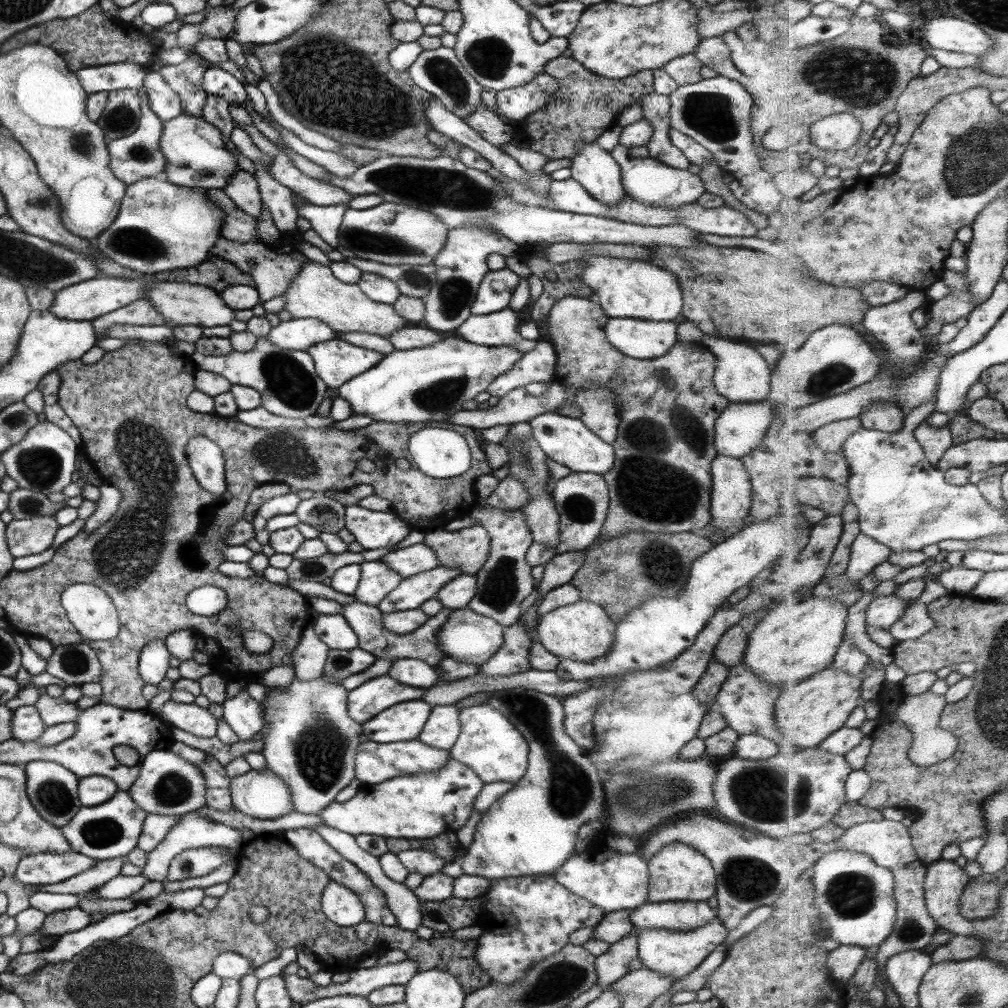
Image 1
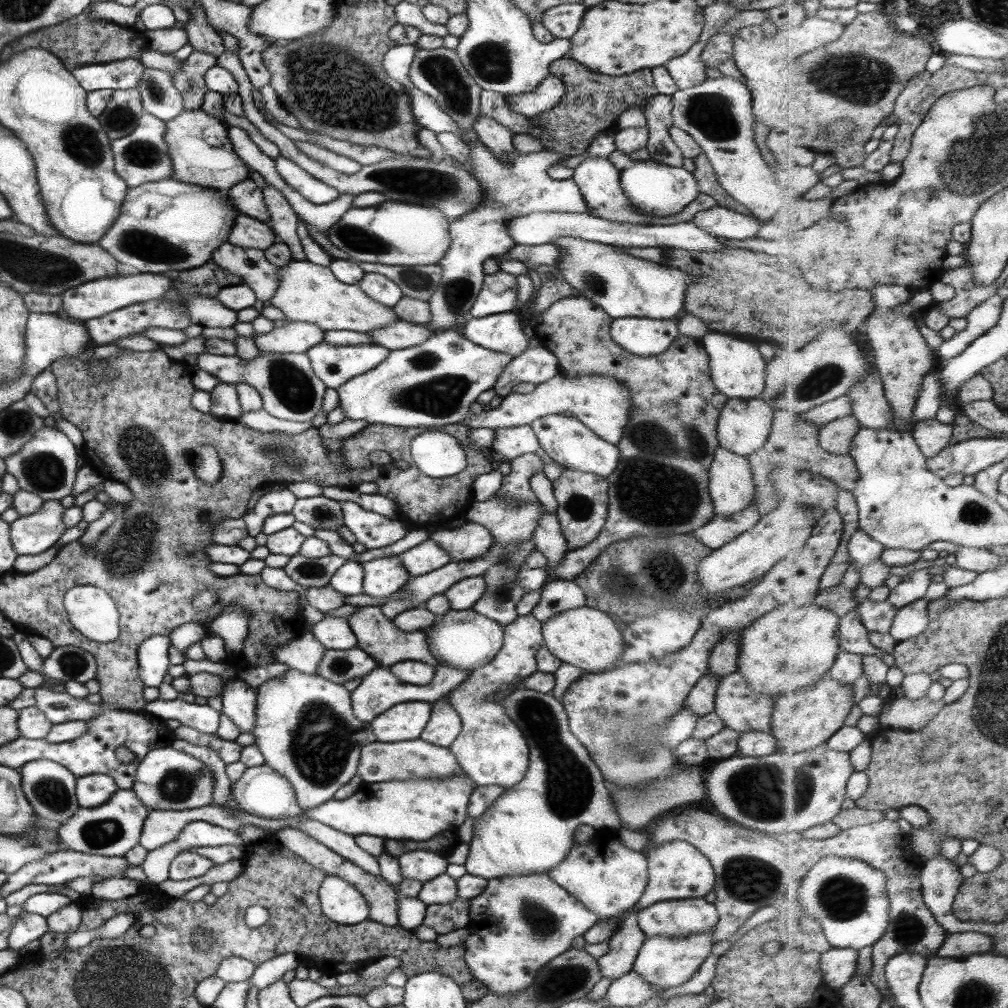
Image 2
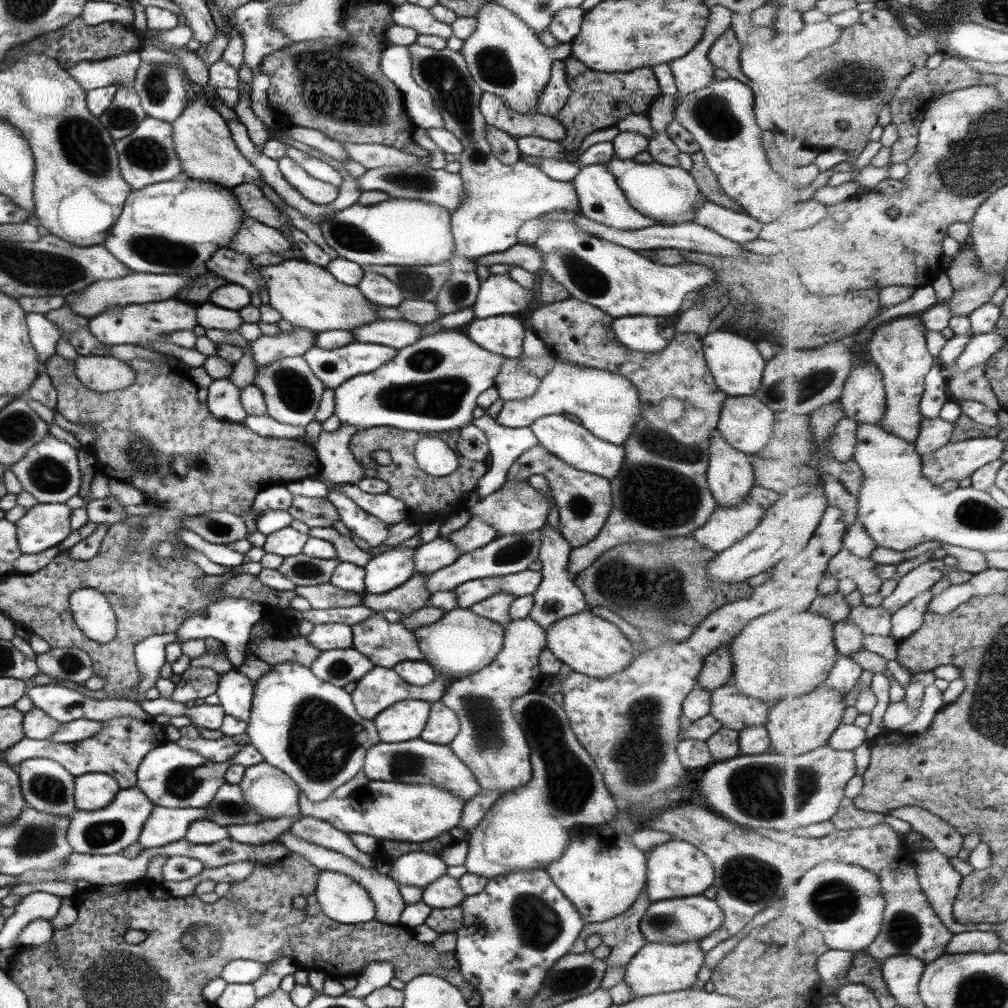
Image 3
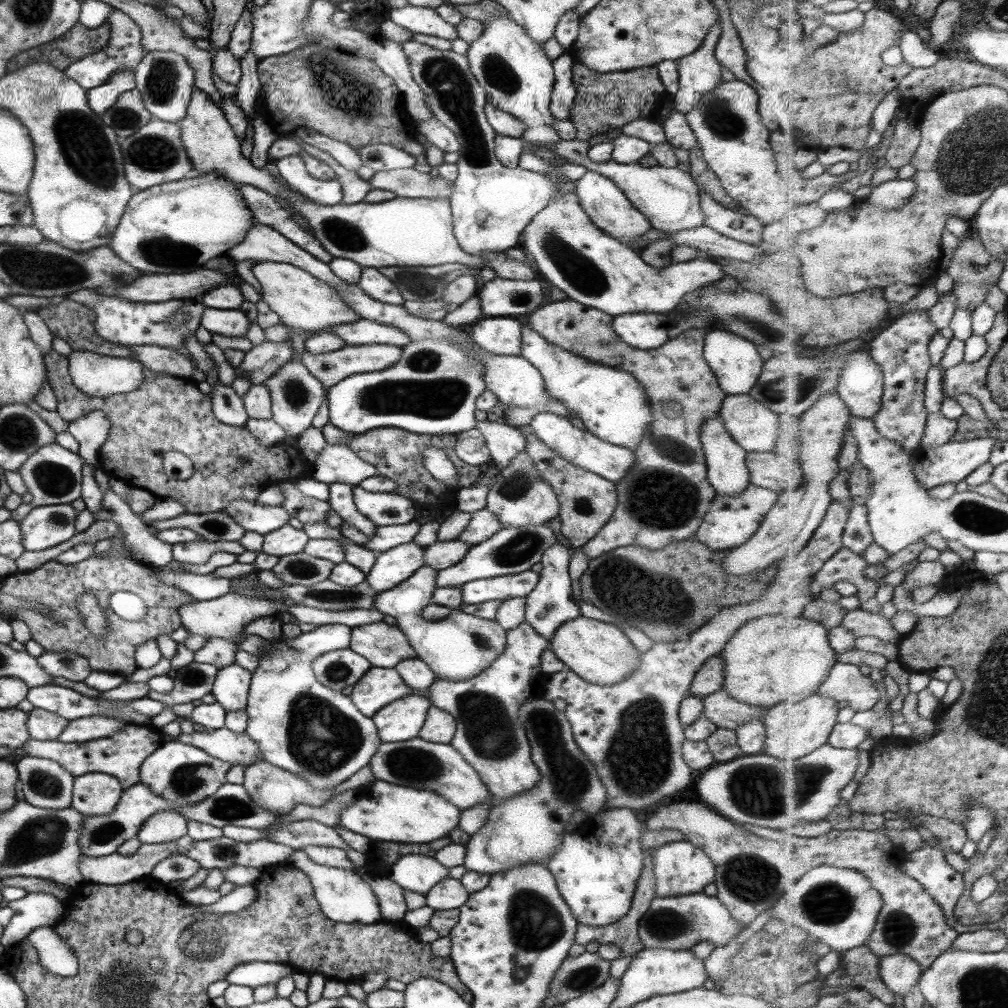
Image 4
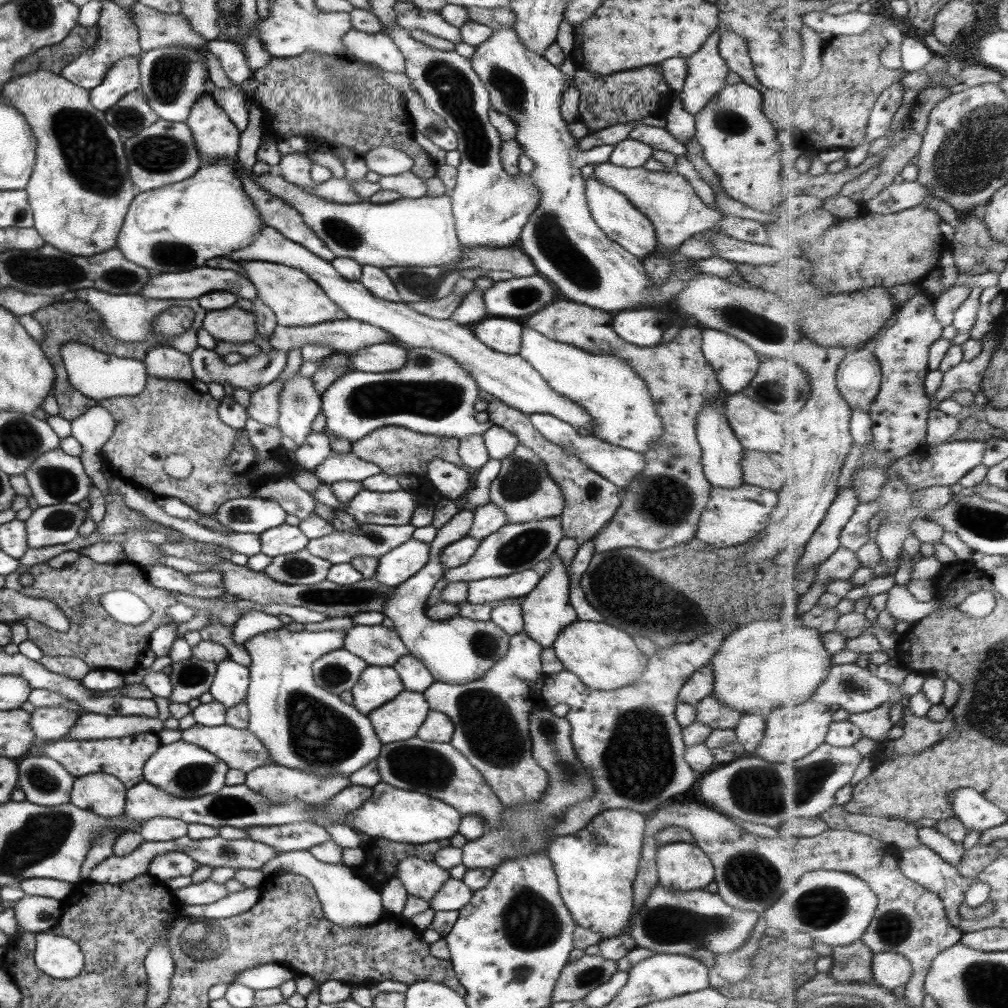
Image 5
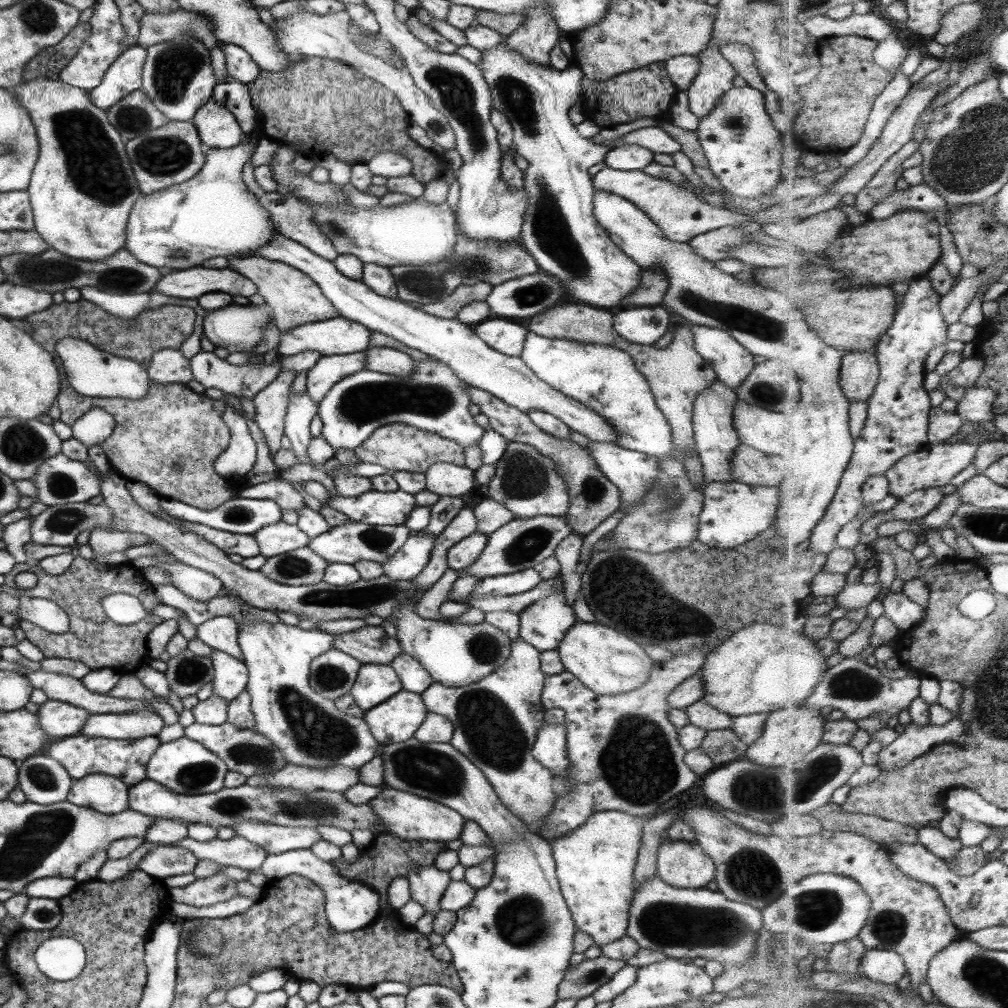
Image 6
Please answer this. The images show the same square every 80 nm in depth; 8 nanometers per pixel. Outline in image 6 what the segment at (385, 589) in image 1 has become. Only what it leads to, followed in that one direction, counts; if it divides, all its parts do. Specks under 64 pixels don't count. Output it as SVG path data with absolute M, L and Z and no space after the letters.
M422 533L408 536L403 546L394 556L385 564L381 564L382 575L387 575L390 580L415 578L429 562L434 537L434 535L424 535Z

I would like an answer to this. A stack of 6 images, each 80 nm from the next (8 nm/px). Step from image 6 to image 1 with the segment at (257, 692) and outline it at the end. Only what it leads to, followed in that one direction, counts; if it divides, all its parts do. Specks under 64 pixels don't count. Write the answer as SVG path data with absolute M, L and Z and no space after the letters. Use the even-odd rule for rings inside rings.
M319 614L311 627L330 650L352 650L358 647L357 635L342 614ZM321 677L309 682L294 678L285 690L267 690L265 700L260 703L261 715L263 715L260 753L266 760L266 768L287 784L295 812L317 814L327 804L333 802L339 790L345 788L354 778L354 758L357 747L369 738L363 734L361 724L353 722L347 716L347 692L343 686L323 682Z

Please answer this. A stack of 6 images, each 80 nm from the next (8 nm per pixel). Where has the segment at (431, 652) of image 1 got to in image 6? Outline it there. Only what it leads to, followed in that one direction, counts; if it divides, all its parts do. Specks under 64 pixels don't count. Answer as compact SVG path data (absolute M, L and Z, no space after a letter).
M367 625L353 632L332 635L332 646L362 664L390 665L401 653L399 643L385 635L380 625Z

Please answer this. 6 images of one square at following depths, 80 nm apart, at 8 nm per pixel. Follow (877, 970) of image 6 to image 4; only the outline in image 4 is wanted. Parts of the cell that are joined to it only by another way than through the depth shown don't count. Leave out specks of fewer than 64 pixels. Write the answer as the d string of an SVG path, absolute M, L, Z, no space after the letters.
M889 955L880 957L880 973L893 992L907 998L917 987L923 970L909 955Z

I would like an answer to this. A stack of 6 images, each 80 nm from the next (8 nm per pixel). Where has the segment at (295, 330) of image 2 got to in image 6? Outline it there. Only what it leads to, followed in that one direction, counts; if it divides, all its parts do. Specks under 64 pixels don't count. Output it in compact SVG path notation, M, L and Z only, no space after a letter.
M200 350L188 359L190 370L192 372L192 379L199 382L203 388L217 388L219 392L223 393L224 400L226 396L233 396L237 400L252 400L252 398L260 391L263 390L280 371L279 355L276 355L275 361L271 365L265 365L259 358L252 360L247 364L233 366L226 360L217 358L212 352Z

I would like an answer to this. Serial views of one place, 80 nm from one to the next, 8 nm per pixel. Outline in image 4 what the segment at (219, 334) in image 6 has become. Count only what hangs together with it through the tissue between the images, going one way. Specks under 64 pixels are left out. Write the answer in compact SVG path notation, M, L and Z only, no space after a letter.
M203 308L200 325L210 333L216 332L223 336L245 337L248 325L247 318L237 309L218 310Z

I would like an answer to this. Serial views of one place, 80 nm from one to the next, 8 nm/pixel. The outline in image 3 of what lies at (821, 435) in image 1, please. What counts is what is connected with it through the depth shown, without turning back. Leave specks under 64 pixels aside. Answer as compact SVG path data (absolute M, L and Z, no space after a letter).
M846 416L838 422L838 426L832 432L832 438L828 440L829 452L837 461L849 463L849 460L854 459L858 443L858 424L857 420Z

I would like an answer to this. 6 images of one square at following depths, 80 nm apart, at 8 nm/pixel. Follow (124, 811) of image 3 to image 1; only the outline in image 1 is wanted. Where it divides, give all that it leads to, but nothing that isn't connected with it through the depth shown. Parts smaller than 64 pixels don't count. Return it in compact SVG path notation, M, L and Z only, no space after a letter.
M118 791L101 804L91 807L80 806L77 812L58 829L71 851L113 863L113 860L122 861L126 854L136 847L145 817L146 812L129 798L127 791Z

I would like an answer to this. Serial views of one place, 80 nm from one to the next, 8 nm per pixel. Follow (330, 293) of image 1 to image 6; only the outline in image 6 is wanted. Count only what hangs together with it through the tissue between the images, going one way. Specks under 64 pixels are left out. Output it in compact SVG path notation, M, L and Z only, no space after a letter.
M261 256L227 257L226 261L226 267L229 270L235 270L256 286L256 294L262 298L262 302L269 308L273 325L277 327L280 334L287 333L288 330L299 325L339 317L339 313L323 296L315 281L295 267Z

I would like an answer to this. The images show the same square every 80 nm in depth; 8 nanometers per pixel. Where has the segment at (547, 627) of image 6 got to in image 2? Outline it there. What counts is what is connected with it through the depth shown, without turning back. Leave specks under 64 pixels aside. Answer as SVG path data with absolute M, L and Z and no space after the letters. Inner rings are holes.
M544 510L542 516L539 517L531 539L533 539L535 545L534 549L541 552L545 556L545 560L547 560L544 566L546 574L552 568L555 568L560 560L563 560L565 553L568 551L557 517ZM573 580L547 581L538 593L540 597L530 613L540 623L547 622L555 614L586 604L582 587L575 584Z

